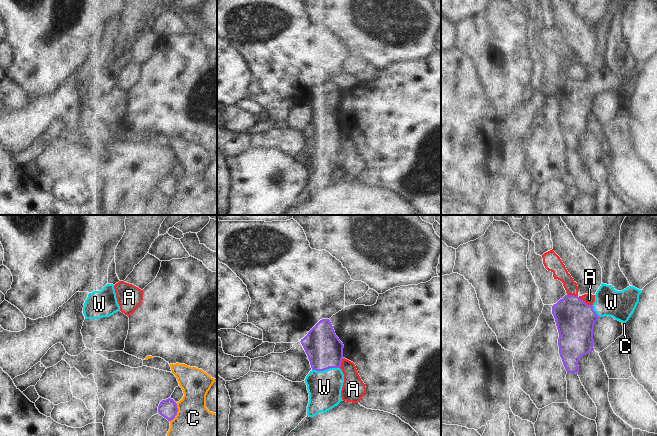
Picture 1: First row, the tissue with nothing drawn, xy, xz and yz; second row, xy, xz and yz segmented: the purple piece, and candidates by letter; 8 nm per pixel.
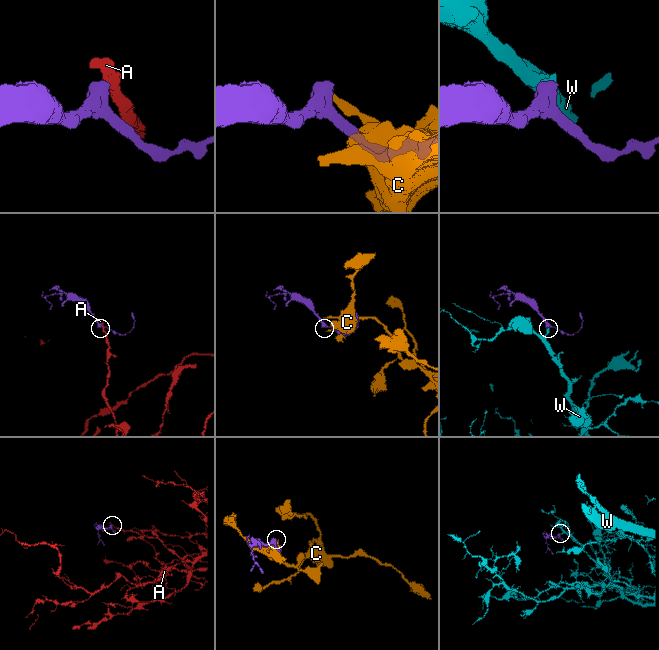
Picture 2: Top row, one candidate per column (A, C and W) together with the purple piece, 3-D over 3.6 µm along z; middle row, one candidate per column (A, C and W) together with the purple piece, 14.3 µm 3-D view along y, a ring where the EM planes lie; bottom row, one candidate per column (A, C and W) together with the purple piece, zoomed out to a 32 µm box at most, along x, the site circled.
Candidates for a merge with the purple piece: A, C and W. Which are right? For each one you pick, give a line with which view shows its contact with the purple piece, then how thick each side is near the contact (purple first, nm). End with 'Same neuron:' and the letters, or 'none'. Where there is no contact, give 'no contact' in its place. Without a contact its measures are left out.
W: xz | 280/280 nm
Same neuron: W

